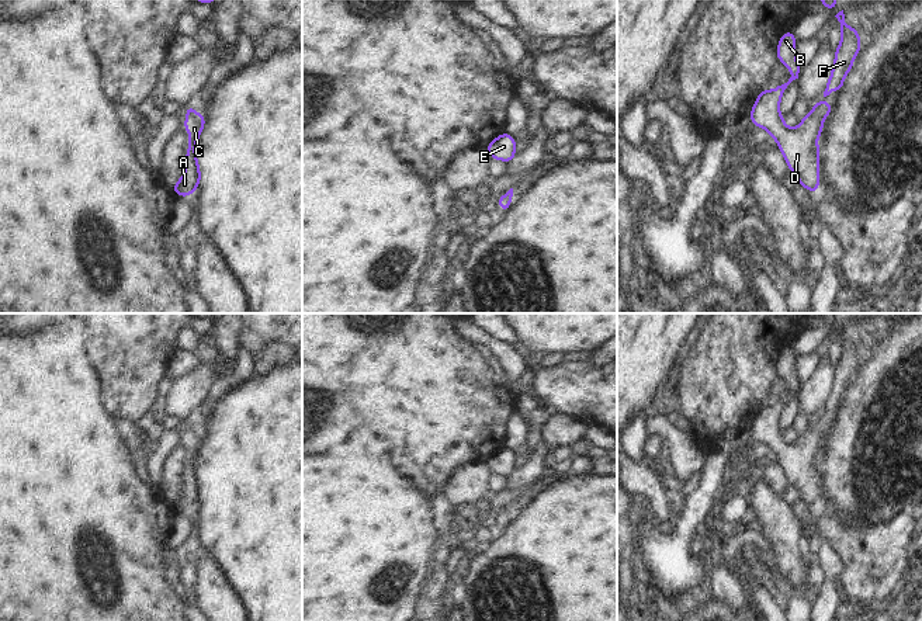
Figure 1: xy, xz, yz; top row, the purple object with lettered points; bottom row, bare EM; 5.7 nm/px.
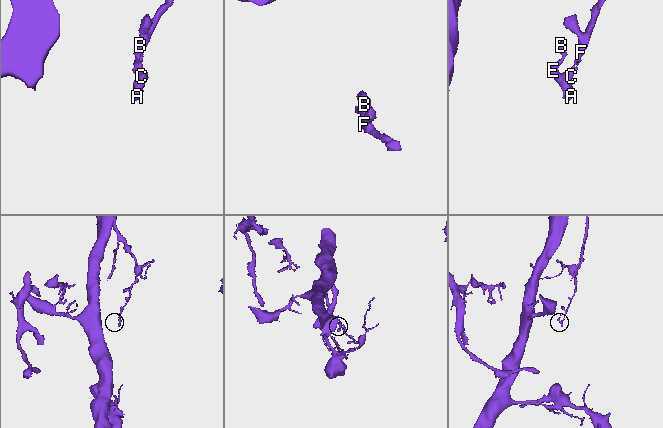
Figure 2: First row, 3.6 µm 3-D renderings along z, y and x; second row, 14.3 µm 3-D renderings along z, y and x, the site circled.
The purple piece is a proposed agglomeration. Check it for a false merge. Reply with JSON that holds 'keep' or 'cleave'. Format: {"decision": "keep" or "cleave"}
{"decision": "keep"}

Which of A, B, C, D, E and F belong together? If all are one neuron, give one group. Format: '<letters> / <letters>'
A B C D E F

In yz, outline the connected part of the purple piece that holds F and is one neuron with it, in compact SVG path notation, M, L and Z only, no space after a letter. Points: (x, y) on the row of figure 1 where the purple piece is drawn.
M843 10L839 11L835 17L838 18L839 28L842 30L842 39L835 52L835 63L832 66L832 74L824 91L824 98L812 107L812 112L801 118L801 124L798 128L787 128L784 125L783 115L779 111L780 100L784 90L793 80L798 79L801 73L796 58L796 35L791 31L786 31L781 35L776 51L777 59L790 69L791 77L787 83L777 86L774 90L762 90L751 111L752 125L763 126L777 140L777 148L783 152L788 169L796 174L798 183L814 194L817 194L819 187L819 148L817 143L817 138L822 133L824 117L829 115L833 111L833 104L828 105L825 103L825 97L829 96L832 90L842 90L843 79L852 69L853 60L859 53L862 45L859 32L853 27L848 27L845 24Z

